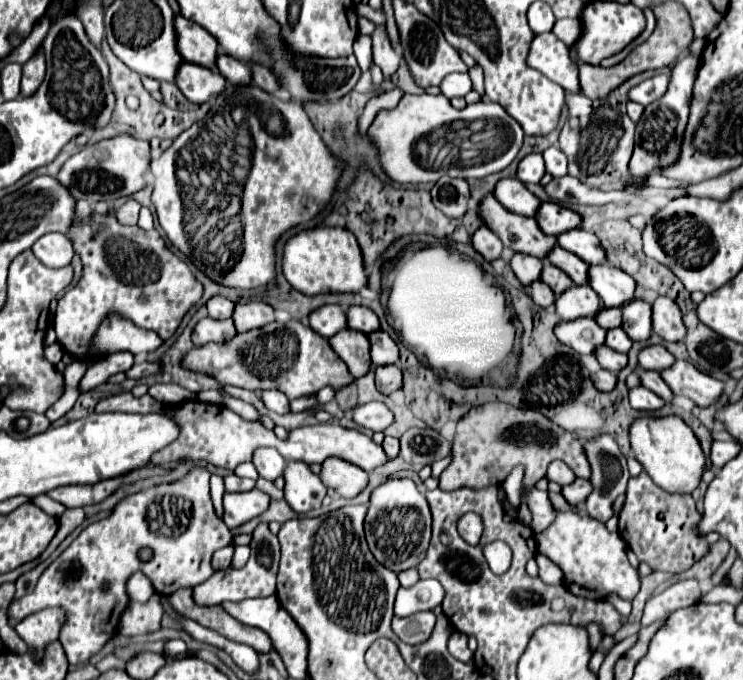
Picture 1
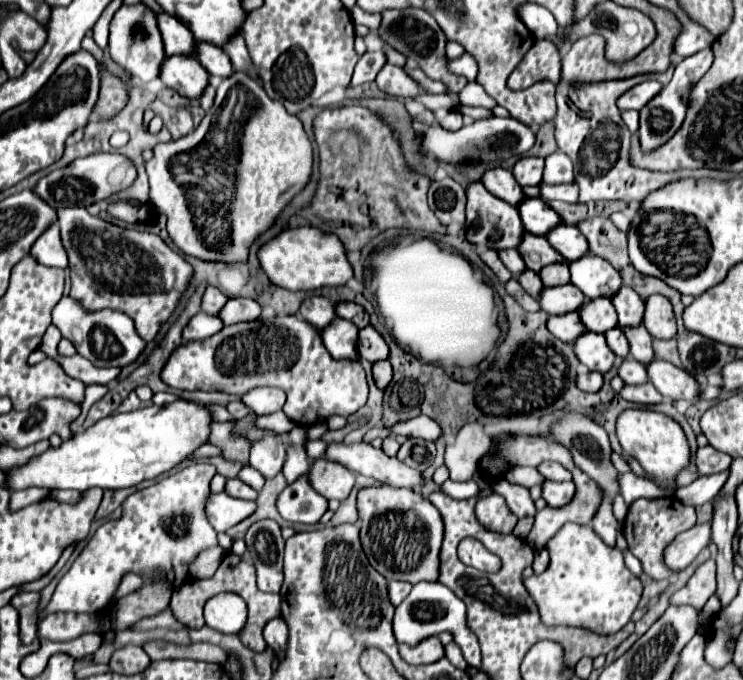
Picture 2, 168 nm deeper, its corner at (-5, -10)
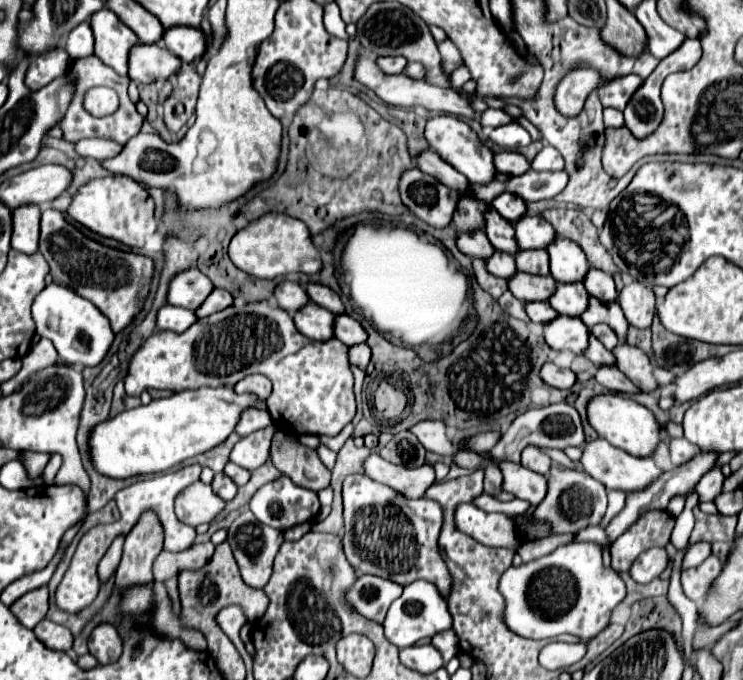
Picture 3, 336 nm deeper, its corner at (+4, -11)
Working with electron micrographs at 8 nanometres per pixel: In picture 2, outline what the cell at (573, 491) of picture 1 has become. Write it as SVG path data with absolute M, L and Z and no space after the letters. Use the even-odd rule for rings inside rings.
M554 480L542 482L542 498L546 500L548 506L564 506L564 502L572 498L572 494L574 494L572 482L554 482Z

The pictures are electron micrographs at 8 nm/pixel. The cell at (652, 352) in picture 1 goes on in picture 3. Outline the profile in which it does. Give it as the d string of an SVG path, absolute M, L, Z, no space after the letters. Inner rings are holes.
M591 297L587 311L581 315L583 323L587 327L595 325L595 323L607 323L619 337L619 343L627 343L627 331L629 331L629 323L619 307L619 303L601 303L599 299Z

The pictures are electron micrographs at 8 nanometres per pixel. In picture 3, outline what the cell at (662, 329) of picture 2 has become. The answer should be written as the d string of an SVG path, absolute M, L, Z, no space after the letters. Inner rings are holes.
M631 281L619 293L619 305L627 321L637 329L649 329L655 317L655 295L639 281Z

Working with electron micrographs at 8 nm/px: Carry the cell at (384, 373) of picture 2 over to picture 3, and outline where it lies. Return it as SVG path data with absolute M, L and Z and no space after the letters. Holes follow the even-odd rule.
M361 343L361 345L355 345L349 349L349 361L351 365L359 367L359 369L367 369L367 365L371 363L371 349L367 343Z

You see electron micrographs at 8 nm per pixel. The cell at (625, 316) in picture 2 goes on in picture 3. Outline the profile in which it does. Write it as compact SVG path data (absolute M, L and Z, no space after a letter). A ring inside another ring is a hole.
M591 269L587 273L583 285L587 287L589 295L595 295L595 299L603 299L603 303L615 303L619 297L613 277L599 269Z

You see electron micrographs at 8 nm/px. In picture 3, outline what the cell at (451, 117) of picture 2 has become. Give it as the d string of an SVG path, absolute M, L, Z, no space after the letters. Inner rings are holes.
M437 115L427 121L425 127L425 139L429 141L431 149L441 155L443 161L451 163L457 171L461 171L469 183L475 185L487 185L495 179L495 167L493 167L493 153L479 141L479 137L469 129L467 123L453 115Z

